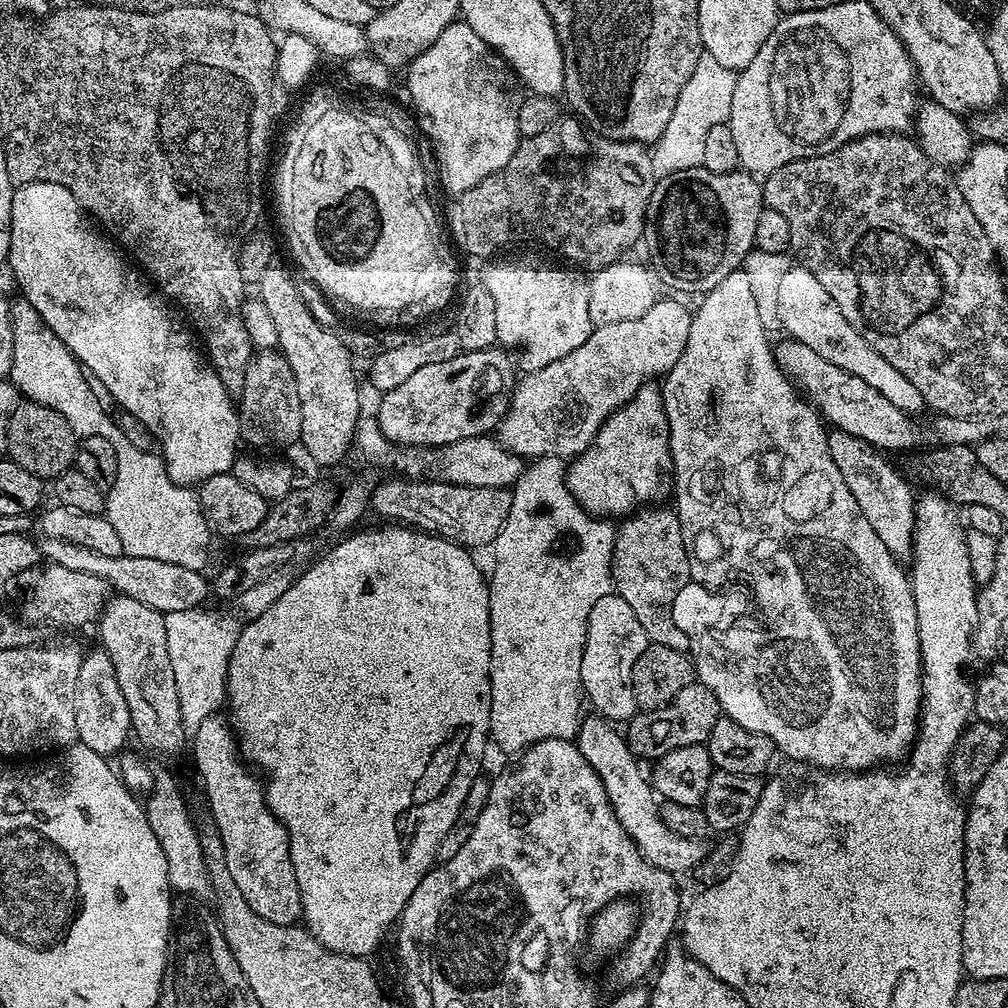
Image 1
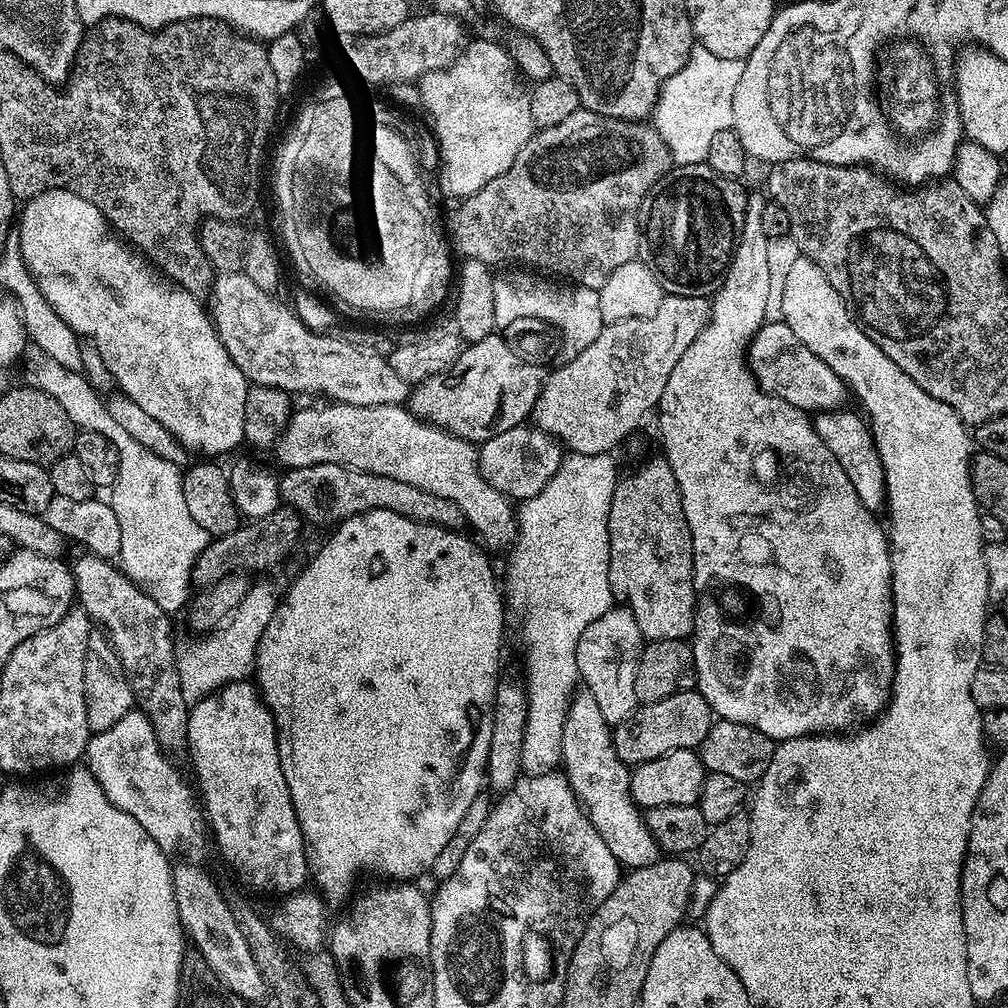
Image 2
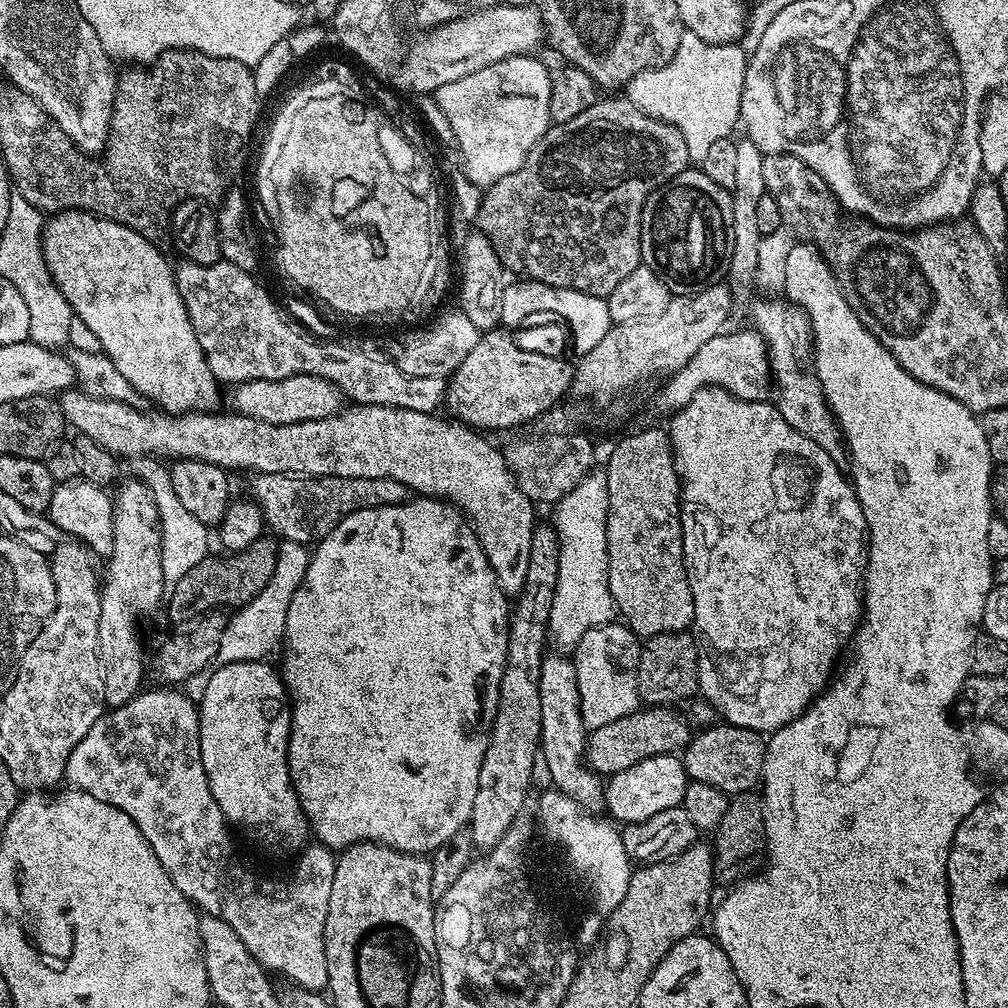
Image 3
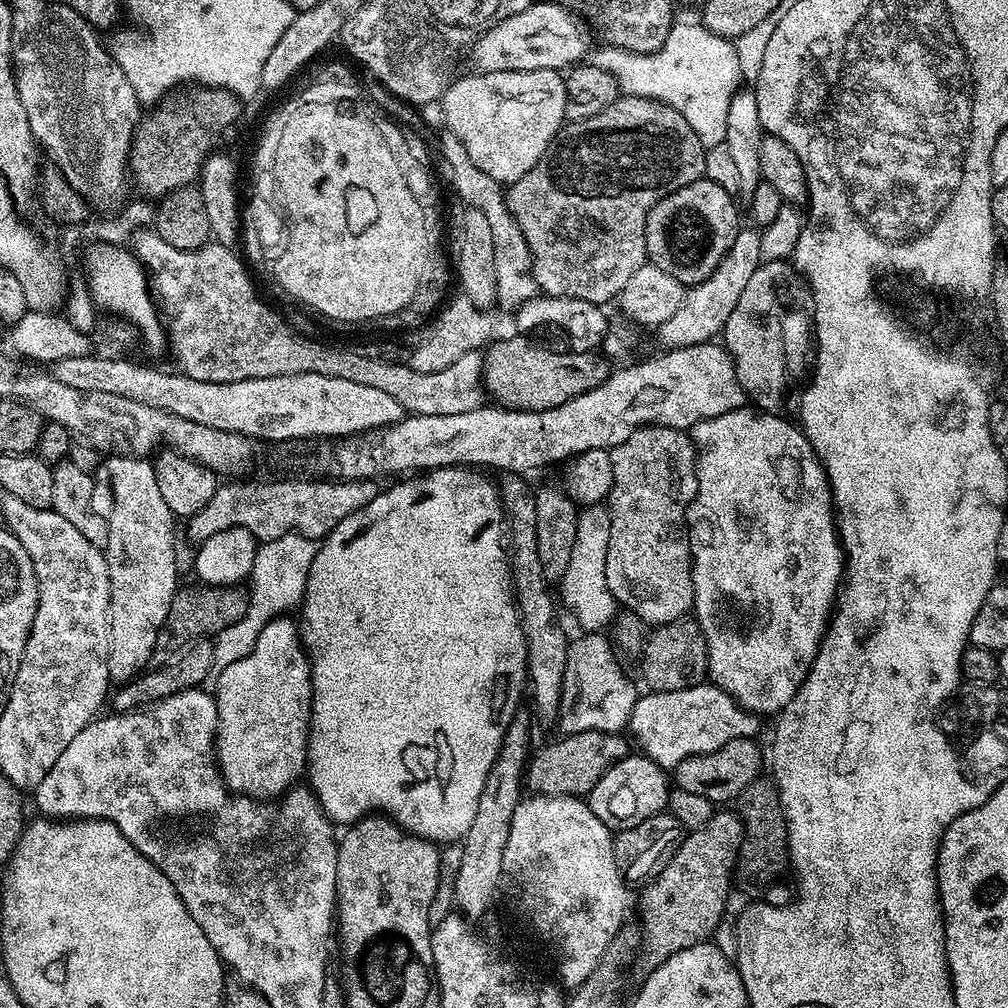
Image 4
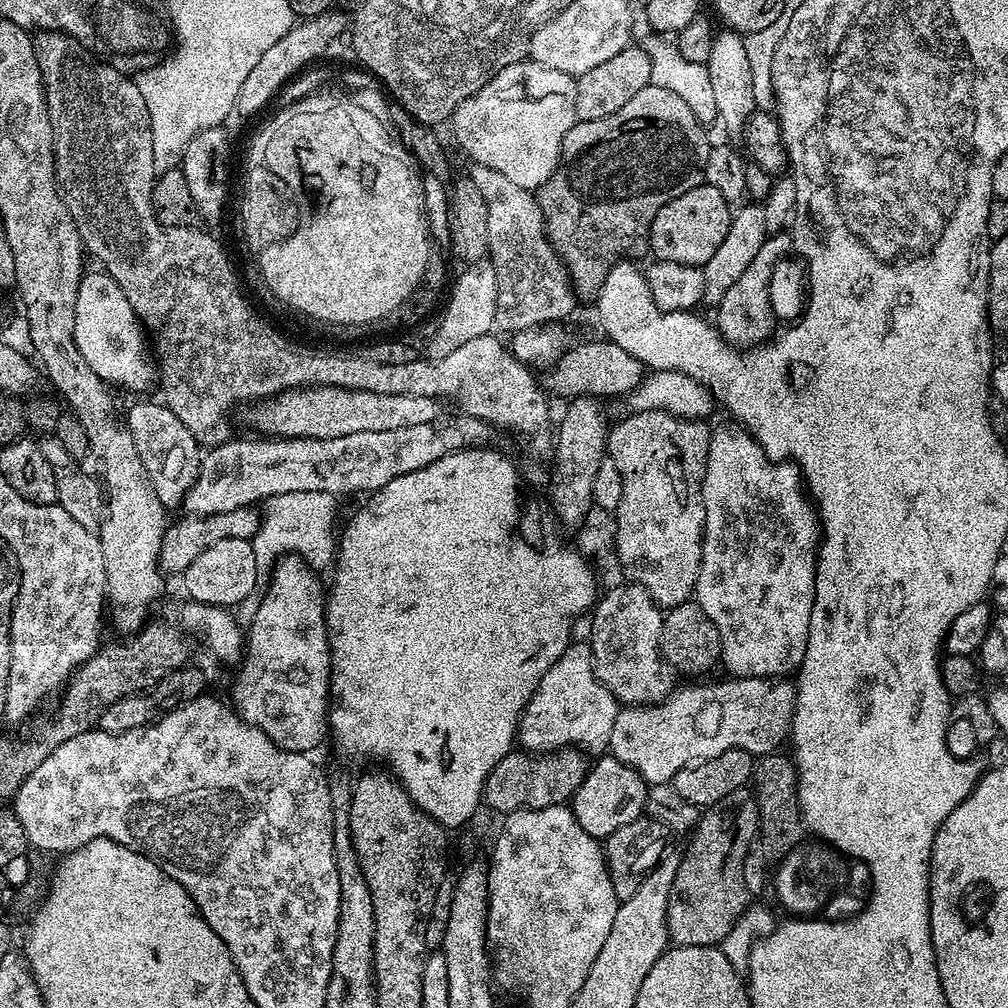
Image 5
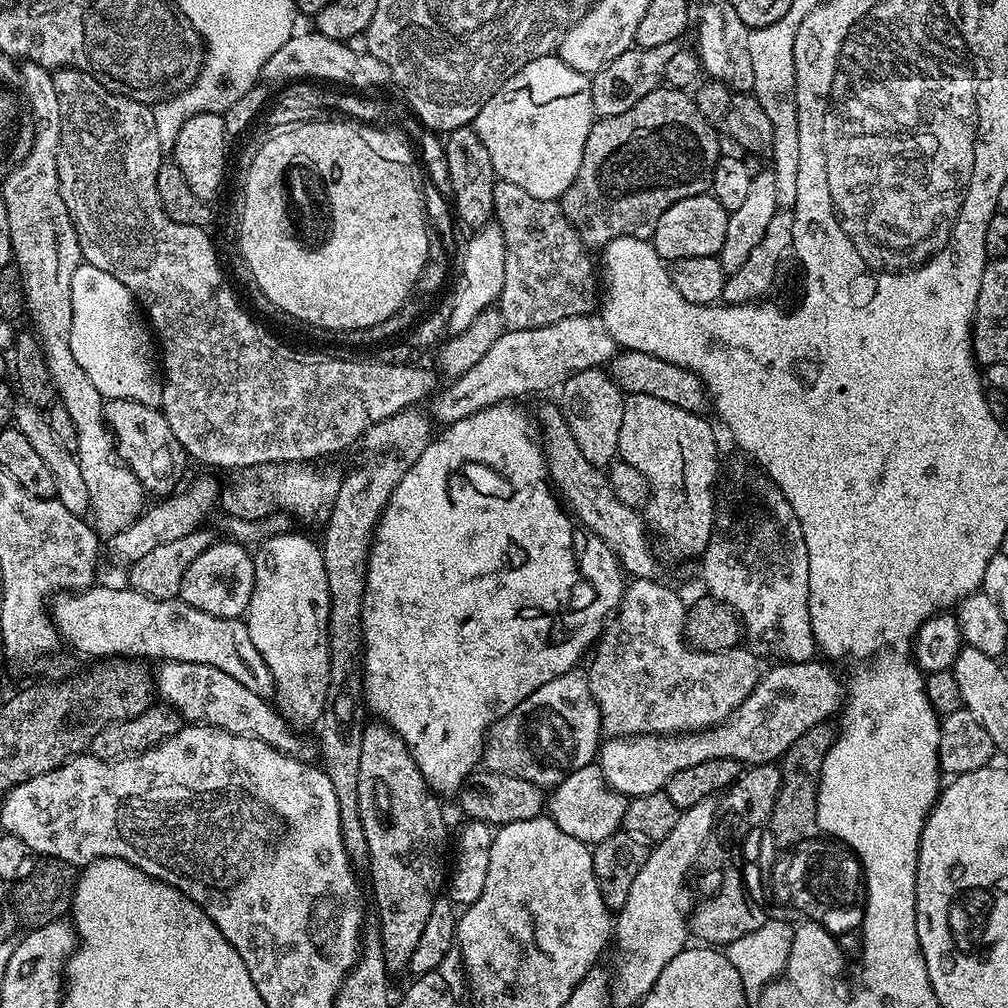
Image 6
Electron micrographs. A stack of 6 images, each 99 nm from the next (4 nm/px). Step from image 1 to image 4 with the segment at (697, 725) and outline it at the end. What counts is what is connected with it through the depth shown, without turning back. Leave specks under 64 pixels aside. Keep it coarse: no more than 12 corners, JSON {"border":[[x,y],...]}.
{"border":[[574,732],[531,753],[526,788],[587,797],[630,754],[618,732]]}

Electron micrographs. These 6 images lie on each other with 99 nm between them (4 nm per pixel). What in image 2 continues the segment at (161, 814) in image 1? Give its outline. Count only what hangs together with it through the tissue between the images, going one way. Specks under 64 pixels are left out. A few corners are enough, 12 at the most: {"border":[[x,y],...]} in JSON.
{"border":[[172,870],[180,927],[233,996],[269,995],[225,893]]}

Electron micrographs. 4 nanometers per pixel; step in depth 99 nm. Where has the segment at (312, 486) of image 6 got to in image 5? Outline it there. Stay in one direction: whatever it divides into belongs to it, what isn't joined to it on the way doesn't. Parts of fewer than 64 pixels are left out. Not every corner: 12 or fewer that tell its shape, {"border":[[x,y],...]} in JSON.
{"border":[[278,494],[252,537],[257,573],[334,560],[337,497]]}

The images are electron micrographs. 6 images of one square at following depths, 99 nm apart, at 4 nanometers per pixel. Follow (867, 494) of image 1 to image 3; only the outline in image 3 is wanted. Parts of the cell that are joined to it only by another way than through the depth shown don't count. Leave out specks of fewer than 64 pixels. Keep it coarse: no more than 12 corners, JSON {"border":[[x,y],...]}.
{"border":[[797,304],[752,308],[782,418],[849,467],[820,379],[812,324]]}

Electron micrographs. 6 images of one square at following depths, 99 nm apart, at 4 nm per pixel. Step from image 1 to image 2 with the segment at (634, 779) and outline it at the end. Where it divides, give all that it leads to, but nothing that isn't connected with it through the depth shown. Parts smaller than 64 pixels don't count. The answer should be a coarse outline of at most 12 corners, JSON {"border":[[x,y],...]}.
{"border":[[594,694],[562,726],[562,774],[625,869],[662,853]]}

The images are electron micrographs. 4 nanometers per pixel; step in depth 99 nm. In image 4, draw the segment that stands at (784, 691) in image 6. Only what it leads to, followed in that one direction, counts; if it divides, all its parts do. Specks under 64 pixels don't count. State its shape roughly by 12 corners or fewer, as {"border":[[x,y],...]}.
{"border":[[717,684],[637,695],[627,731],[662,769],[759,737]]}

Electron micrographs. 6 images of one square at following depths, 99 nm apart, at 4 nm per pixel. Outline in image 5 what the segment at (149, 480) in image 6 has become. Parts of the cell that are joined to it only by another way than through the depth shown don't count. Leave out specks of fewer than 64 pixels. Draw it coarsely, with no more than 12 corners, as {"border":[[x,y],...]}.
{"border":[[163,402],[134,405],[126,427],[158,502],[179,509],[202,445]]}

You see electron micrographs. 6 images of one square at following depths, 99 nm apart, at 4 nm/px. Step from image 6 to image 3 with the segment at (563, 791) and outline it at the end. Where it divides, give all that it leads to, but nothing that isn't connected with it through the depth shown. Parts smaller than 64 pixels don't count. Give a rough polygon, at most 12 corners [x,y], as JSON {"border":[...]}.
{"border":[[679,755],[651,756],[607,777],[606,810],[621,825],[681,807]]}

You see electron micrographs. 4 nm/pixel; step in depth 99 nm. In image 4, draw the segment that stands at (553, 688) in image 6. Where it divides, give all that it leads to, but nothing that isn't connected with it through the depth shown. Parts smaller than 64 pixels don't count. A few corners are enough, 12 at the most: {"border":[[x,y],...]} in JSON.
{"border":[[599,631],[568,645],[560,732],[623,733],[638,689]]}

